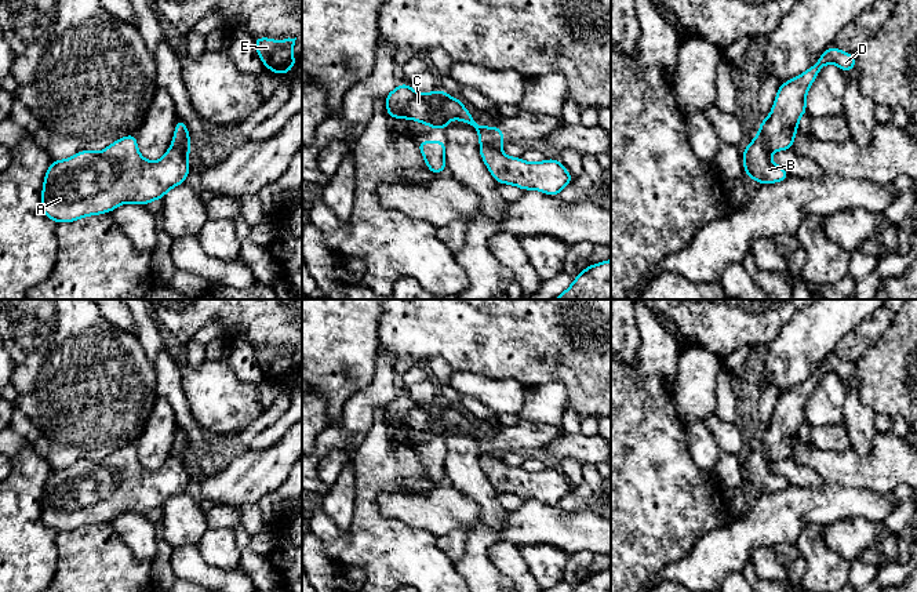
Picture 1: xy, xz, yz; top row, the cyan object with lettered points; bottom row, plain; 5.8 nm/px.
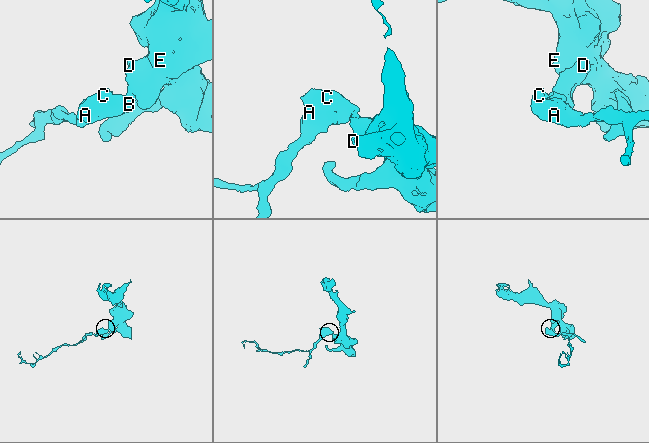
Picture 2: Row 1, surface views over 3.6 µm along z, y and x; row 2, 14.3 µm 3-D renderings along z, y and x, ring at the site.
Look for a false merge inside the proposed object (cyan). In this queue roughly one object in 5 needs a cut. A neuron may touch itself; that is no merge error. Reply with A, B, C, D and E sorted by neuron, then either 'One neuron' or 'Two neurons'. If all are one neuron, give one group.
Groups: A B C / D E. Two neurons

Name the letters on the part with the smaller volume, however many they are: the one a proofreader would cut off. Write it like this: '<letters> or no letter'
A, B, C

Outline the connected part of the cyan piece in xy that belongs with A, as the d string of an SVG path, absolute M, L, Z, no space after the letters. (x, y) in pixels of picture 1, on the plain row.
M137 443L123 446L102 461L80 460L66 469L51 471L43 491L41 520L57 533L74 531L88 524L112 522L124 512L146 515L185 493L190 482L188 462L192 457L170 455L157 471L143 468Z

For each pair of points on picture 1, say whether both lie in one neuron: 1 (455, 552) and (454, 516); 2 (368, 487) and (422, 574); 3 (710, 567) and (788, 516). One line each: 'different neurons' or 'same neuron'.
1: different neurons
2: same neuron
3: same neuron

